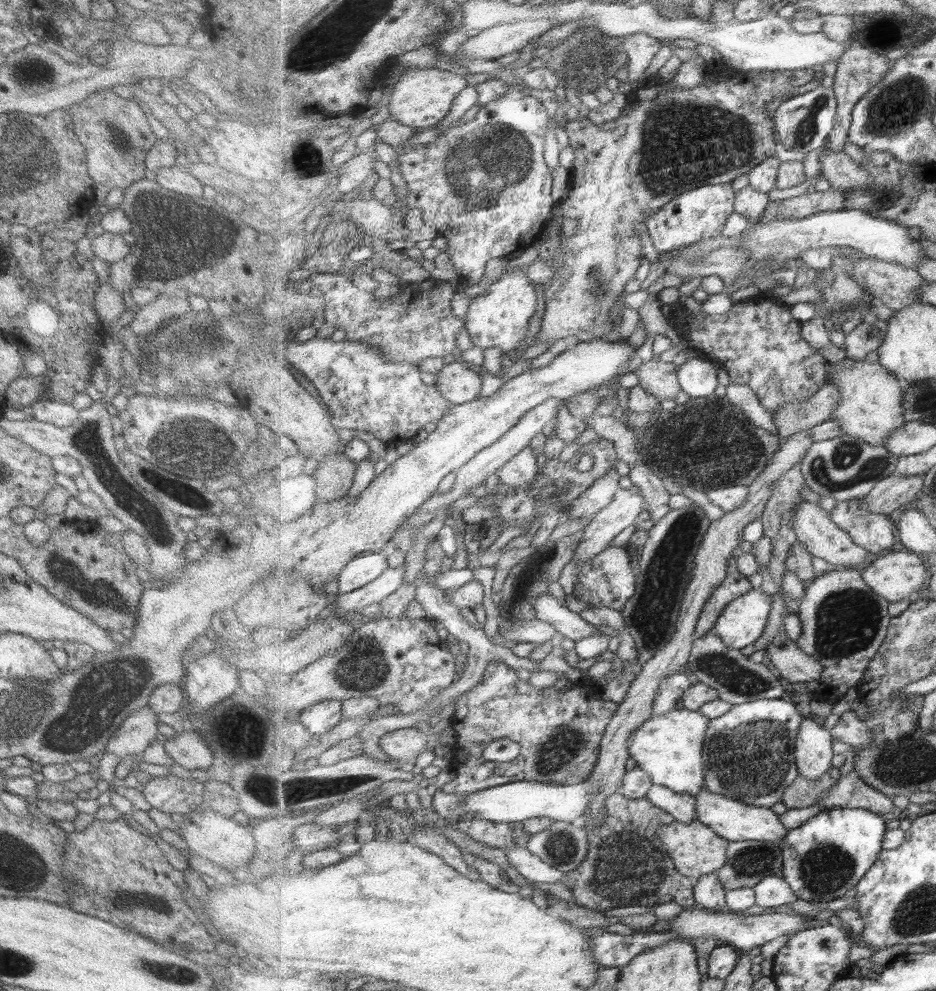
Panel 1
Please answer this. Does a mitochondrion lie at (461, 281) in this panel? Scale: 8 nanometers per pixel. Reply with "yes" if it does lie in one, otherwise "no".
no

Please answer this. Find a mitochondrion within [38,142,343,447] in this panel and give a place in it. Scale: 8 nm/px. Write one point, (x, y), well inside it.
(180, 237)

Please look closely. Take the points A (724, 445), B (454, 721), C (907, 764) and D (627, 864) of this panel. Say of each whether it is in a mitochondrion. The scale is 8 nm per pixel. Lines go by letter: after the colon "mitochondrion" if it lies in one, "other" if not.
A: mitochondrion
B: other
C: mitochondrion
D: mitochondrion

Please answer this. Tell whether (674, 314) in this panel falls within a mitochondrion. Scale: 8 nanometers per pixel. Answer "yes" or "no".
no

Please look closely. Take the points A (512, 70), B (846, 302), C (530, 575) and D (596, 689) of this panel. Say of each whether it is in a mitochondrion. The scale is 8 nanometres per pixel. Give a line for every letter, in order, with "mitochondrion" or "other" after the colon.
A: other
B: mitochondrion
C: mitochondrion
D: other

